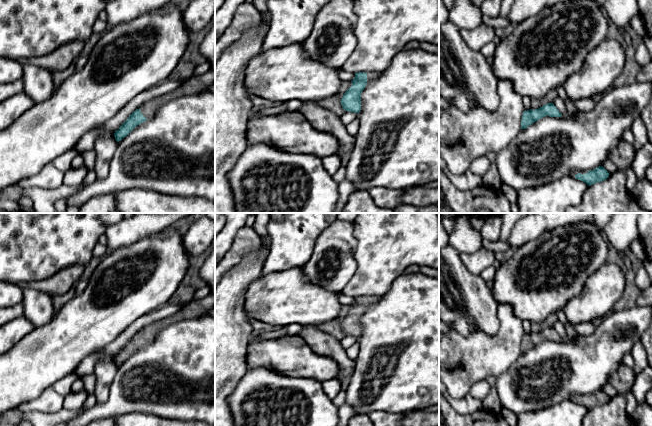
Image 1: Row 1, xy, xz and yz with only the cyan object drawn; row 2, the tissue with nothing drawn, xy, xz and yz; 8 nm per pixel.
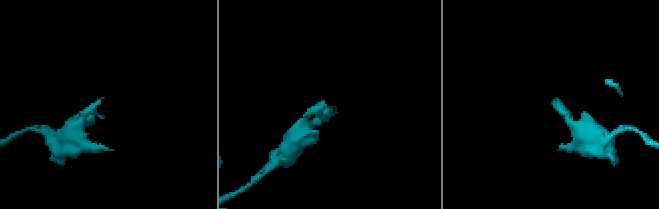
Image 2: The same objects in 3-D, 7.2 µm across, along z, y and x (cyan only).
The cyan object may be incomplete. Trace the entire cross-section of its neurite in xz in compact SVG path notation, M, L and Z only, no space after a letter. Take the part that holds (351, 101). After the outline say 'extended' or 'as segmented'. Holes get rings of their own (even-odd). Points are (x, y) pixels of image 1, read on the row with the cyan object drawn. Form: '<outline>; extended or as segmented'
M371 72L355 73L354 79L351 81L352 86L344 93L341 99L341 105L345 111L359 113L361 110L361 93L368 81L376 79L380 73Z; extended

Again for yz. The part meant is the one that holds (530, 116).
M553 103L545 104L535 110L525 110L522 115L521 129L526 129L529 125L533 124L534 122L545 116L561 117L562 114L559 112L559 110Z; as segmented

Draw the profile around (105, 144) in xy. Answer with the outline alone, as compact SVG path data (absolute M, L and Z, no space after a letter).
M104 128L95 137L93 149L96 153L96 161L93 171L96 173L98 180L103 180L108 176L110 162L118 145L114 133L115 131Z

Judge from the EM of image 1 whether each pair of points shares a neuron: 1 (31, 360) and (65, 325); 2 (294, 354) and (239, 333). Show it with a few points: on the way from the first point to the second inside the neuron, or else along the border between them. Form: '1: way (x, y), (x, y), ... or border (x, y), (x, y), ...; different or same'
1: way (40, 351), (57, 334); same
2: border (251, 339), (247, 345), (245, 362); different

